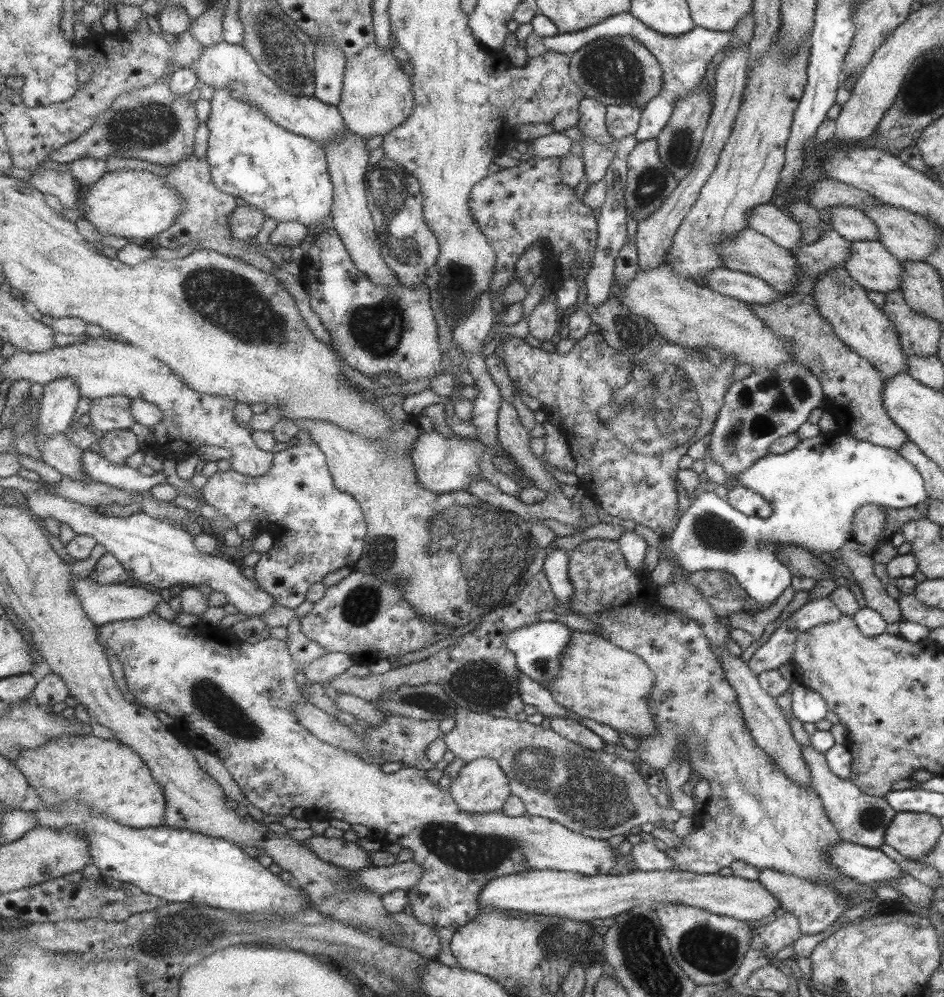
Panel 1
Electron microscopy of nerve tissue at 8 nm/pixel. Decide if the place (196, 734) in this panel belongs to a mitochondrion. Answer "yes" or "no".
yes

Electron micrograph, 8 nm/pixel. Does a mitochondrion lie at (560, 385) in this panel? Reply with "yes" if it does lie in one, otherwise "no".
no

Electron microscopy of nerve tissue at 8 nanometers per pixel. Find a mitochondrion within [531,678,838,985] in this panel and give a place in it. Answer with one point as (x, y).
(712, 952)

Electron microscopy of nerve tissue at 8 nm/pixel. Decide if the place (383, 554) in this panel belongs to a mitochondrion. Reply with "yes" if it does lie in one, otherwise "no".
yes

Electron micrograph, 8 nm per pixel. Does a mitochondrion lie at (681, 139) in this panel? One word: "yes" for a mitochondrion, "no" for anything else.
yes

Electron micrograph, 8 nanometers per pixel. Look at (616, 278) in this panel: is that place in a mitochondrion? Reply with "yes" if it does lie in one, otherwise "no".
no

